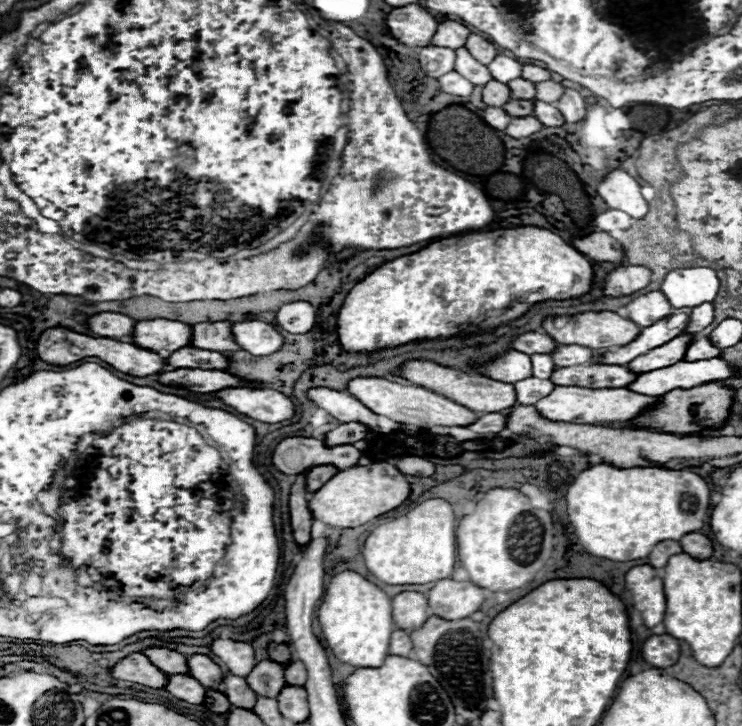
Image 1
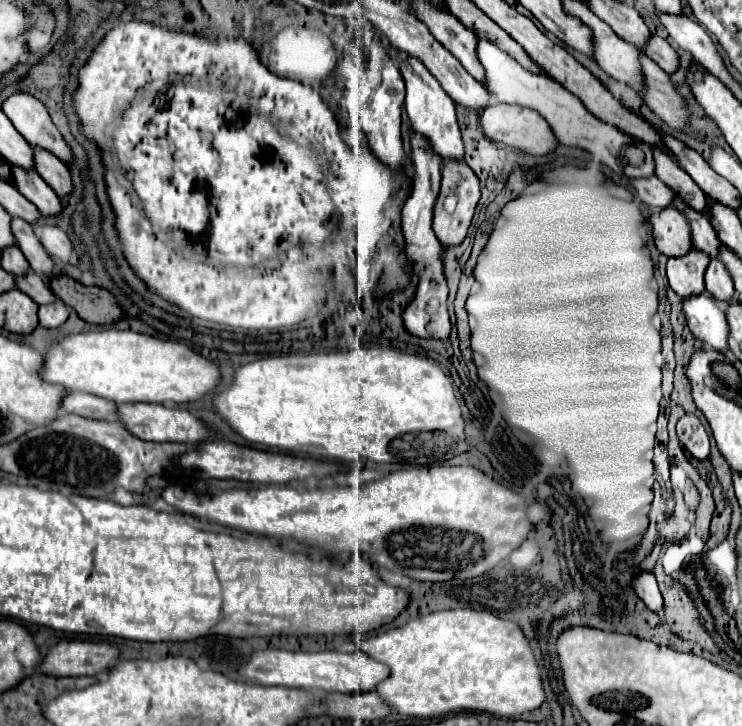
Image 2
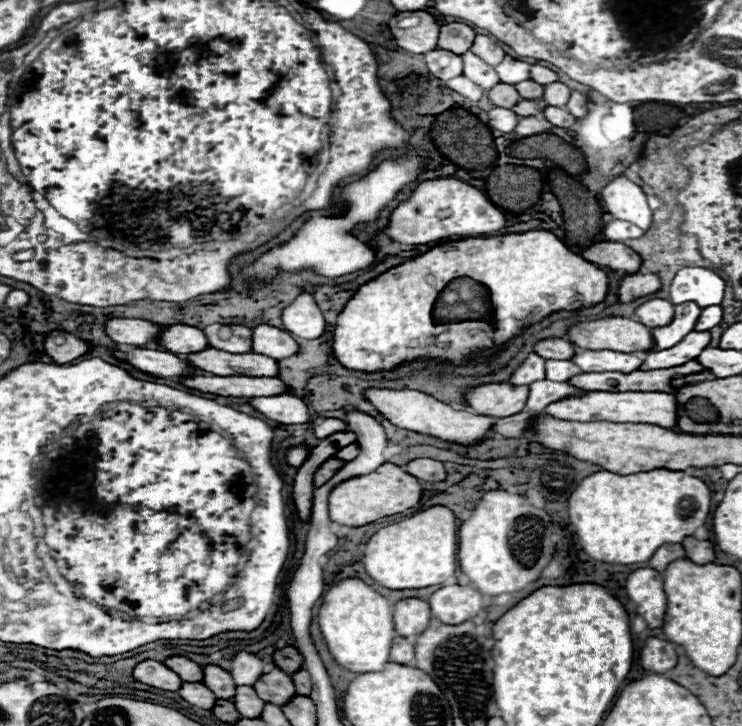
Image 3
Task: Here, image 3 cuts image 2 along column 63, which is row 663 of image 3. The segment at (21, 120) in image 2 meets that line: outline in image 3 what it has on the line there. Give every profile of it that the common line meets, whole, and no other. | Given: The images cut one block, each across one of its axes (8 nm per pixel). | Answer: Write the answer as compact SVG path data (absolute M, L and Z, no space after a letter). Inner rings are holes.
M144 660L144 662L136 664L132 670L132 676L136 682L148 684L148 686L160 688L160 690L172 690L172 692L176 692L182 682L176 672L168 670L162 662L156 662L156 660Z

